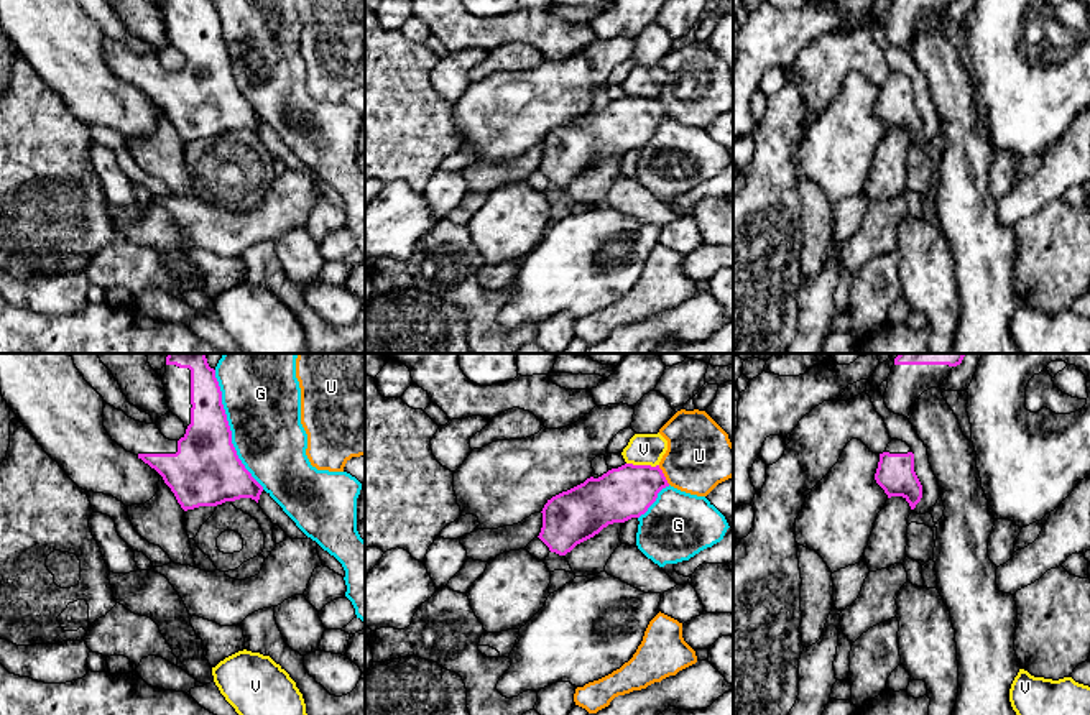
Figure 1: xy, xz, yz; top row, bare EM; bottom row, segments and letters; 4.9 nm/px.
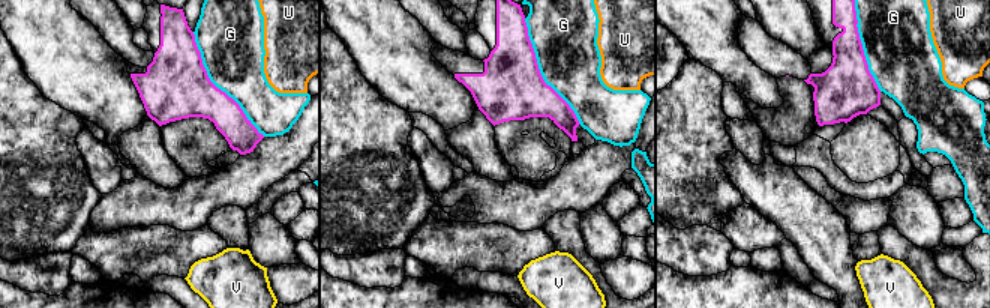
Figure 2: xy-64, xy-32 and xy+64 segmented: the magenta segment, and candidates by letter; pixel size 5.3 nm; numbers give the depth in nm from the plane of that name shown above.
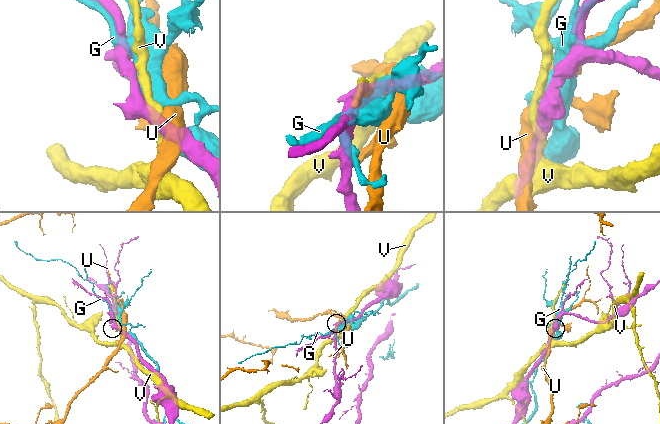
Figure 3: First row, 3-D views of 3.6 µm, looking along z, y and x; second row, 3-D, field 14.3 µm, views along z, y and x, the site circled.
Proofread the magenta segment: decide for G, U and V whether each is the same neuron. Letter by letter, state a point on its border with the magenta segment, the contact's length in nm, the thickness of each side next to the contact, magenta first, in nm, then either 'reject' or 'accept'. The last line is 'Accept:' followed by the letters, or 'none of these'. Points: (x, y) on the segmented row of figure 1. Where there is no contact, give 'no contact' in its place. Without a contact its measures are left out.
G: xy (229, 429) | 650 nm | 340/380 nm | reject
U: xz (663, 475) | 110 nm | 260/320 nm | reject
V: xz (643, 465) | 160 nm | 260/160 nm | reject
Accept: none of these

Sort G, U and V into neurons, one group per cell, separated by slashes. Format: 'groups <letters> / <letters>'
groups G / U / V

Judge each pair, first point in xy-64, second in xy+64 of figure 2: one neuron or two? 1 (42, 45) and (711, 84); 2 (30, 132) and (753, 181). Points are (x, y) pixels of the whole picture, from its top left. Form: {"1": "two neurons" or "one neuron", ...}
{"1": "two neurons", "2": "two neurons"}

